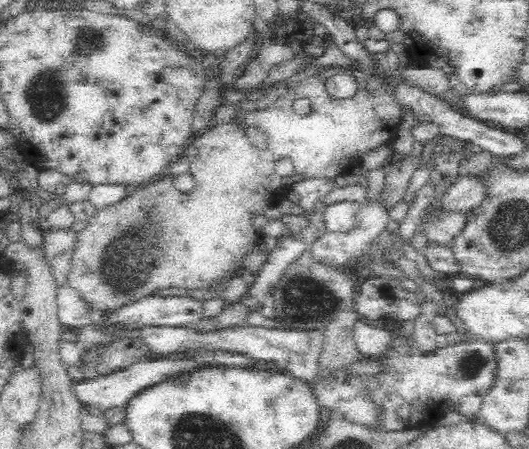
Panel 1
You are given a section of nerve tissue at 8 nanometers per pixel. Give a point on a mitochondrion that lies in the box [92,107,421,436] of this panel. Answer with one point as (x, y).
(123, 266)

